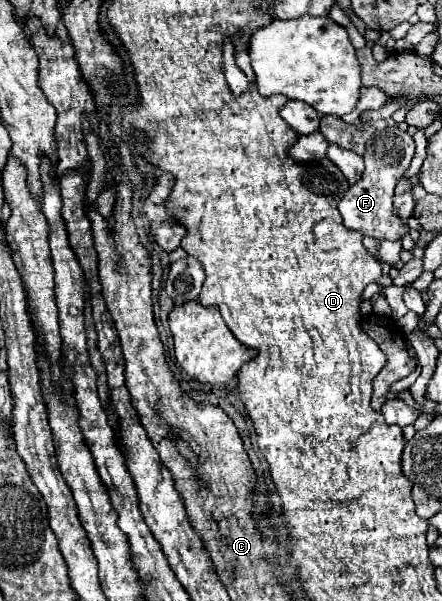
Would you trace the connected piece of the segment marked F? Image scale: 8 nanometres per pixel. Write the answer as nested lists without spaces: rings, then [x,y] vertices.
[[[387,128],[385,132],[377,132],[375,138],[367,144],[365,172],[359,182],[355,182],[339,202],[339,212],[343,216],[343,224],[351,230],[357,230],[371,238],[387,238],[397,240],[409,232],[409,226],[403,224],[393,214],[393,190],[403,172],[409,168],[411,158],[415,156],[415,142],[413,136],[399,128]]]

